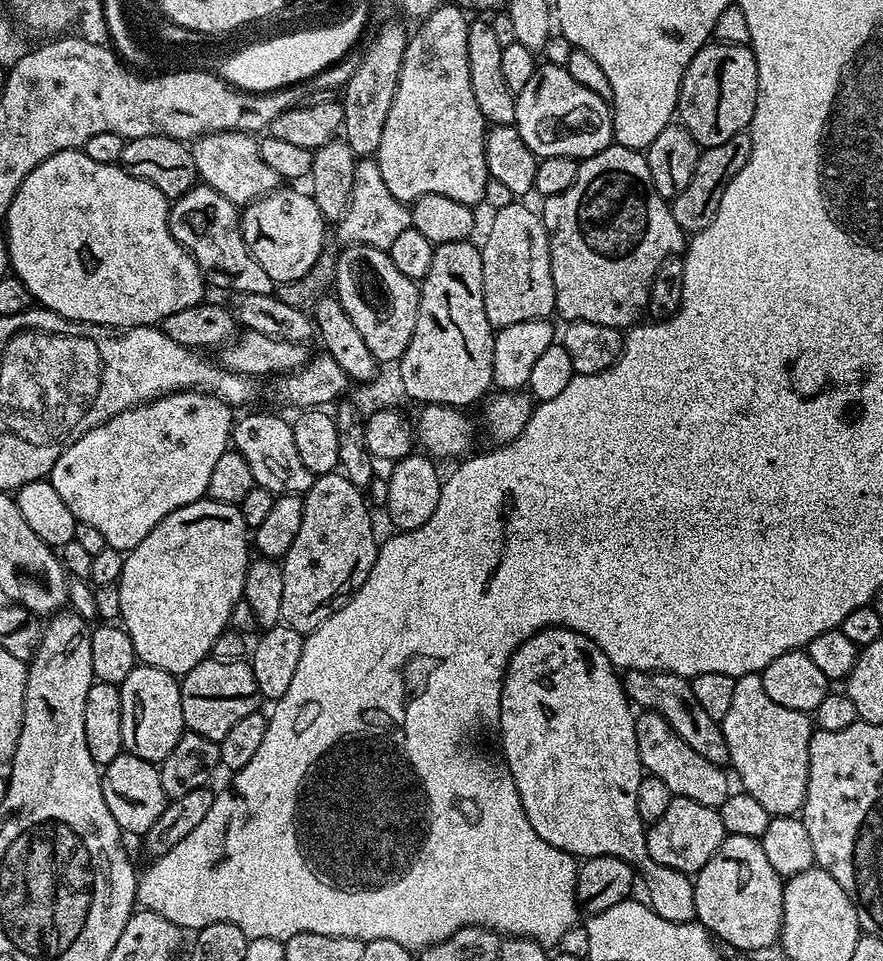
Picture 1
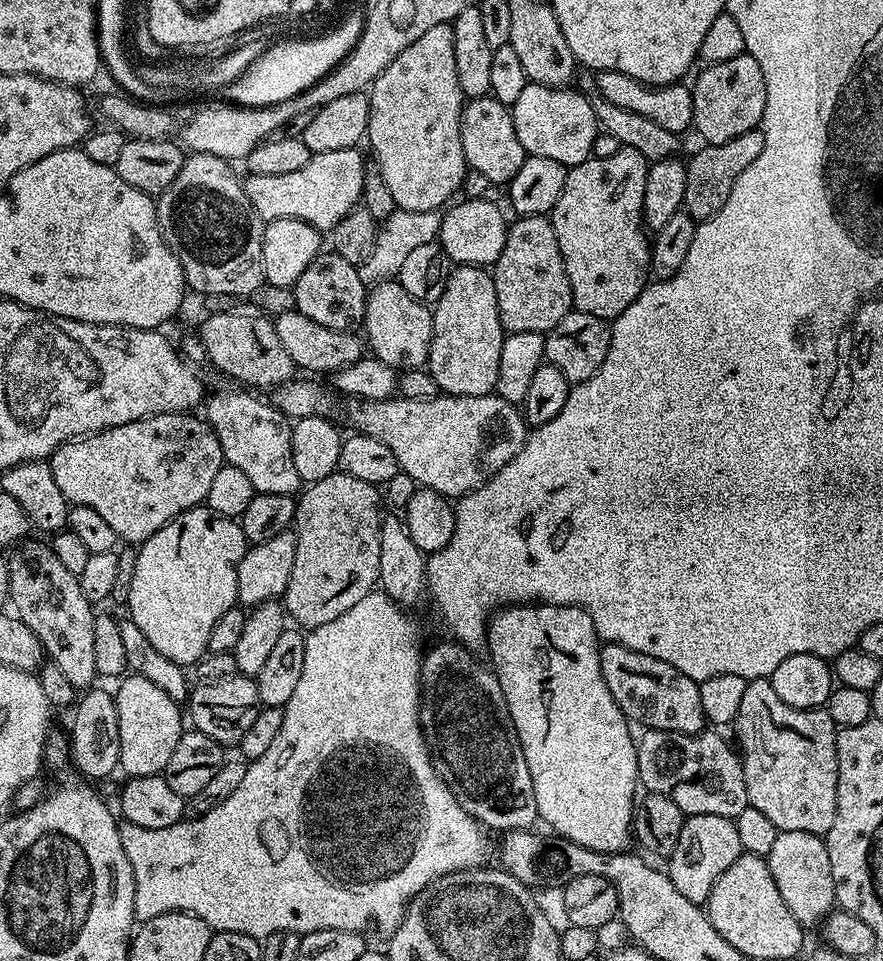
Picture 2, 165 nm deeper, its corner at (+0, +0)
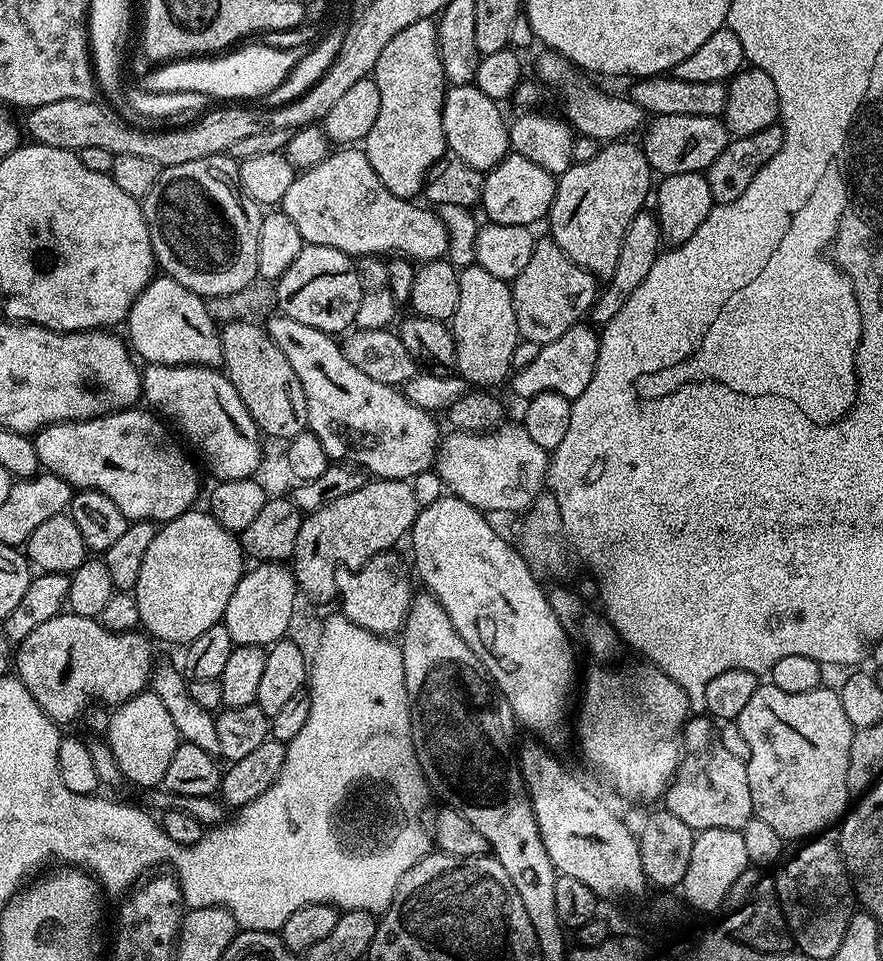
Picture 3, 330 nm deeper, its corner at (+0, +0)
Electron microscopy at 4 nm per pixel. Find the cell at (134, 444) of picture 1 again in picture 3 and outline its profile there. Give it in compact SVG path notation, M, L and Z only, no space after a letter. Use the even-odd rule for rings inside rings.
M133 406L93 420L48 424L35 433L34 443L41 469L53 472L73 489L89 488L106 494L130 522L167 522L195 505L200 476L191 458L168 433L169 425L159 415L138 409Z

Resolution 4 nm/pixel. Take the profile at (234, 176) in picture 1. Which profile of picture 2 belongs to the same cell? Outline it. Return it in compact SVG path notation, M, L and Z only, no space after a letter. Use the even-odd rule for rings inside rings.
M359 147L346 150L326 150L312 155L306 166L291 174L248 174L243 177L244 193L260 219L298 218L321 230L334 229L364 195L366 161Z

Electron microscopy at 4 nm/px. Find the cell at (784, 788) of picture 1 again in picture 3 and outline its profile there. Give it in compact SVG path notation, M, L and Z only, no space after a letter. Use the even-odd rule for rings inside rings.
M771 682L761 683L754 690L754 695L750 702L746 702L742 714L734 721L742 730L742 735L746 738L746 743L750 745L750 756L747 757L748 777L750 778L750 798L752 799L752 814L762 818L762 822L767 822L772 829L782 834L785 842L804 842L809 838L819 837L824 834L827 828L835 829L843 821L844 813L848 810L850 797L848 795L848 771L850 770L850 746L854 729L850 718L846 718L846 710L842 710L842 698L835 687L827 688L821 686L810 690L806 694L786 694L786 690L778 690Z

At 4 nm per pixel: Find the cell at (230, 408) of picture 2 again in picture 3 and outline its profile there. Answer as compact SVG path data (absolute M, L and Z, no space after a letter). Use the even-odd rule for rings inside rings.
M153 275L152 281L130 306L127 328L127 343L145 365L165 364L178 367L216 366L221 363L220 328L207 314L205 297L186 290L186 286L182 286L182 282L178 282L173 276Z

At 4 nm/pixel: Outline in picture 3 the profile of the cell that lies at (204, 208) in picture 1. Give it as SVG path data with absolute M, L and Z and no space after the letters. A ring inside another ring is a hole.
M221 154L194 158L194 162L182 162L182 166L163 169L159 180L144 197L142 207L157 265L163 275L173 276L186 286L186 290L205 298L234 294L258 276L258 234L262 208L240 189L240 165L232 156Z

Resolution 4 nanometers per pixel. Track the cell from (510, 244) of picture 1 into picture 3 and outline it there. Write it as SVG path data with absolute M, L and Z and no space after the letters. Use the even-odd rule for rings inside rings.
M550 238L537 239L530 262L526 262L522 274L518 274L511 285L520 338L539 345L562 338L570 326L581 323L591 313L598 295L597 277L578 266Z

